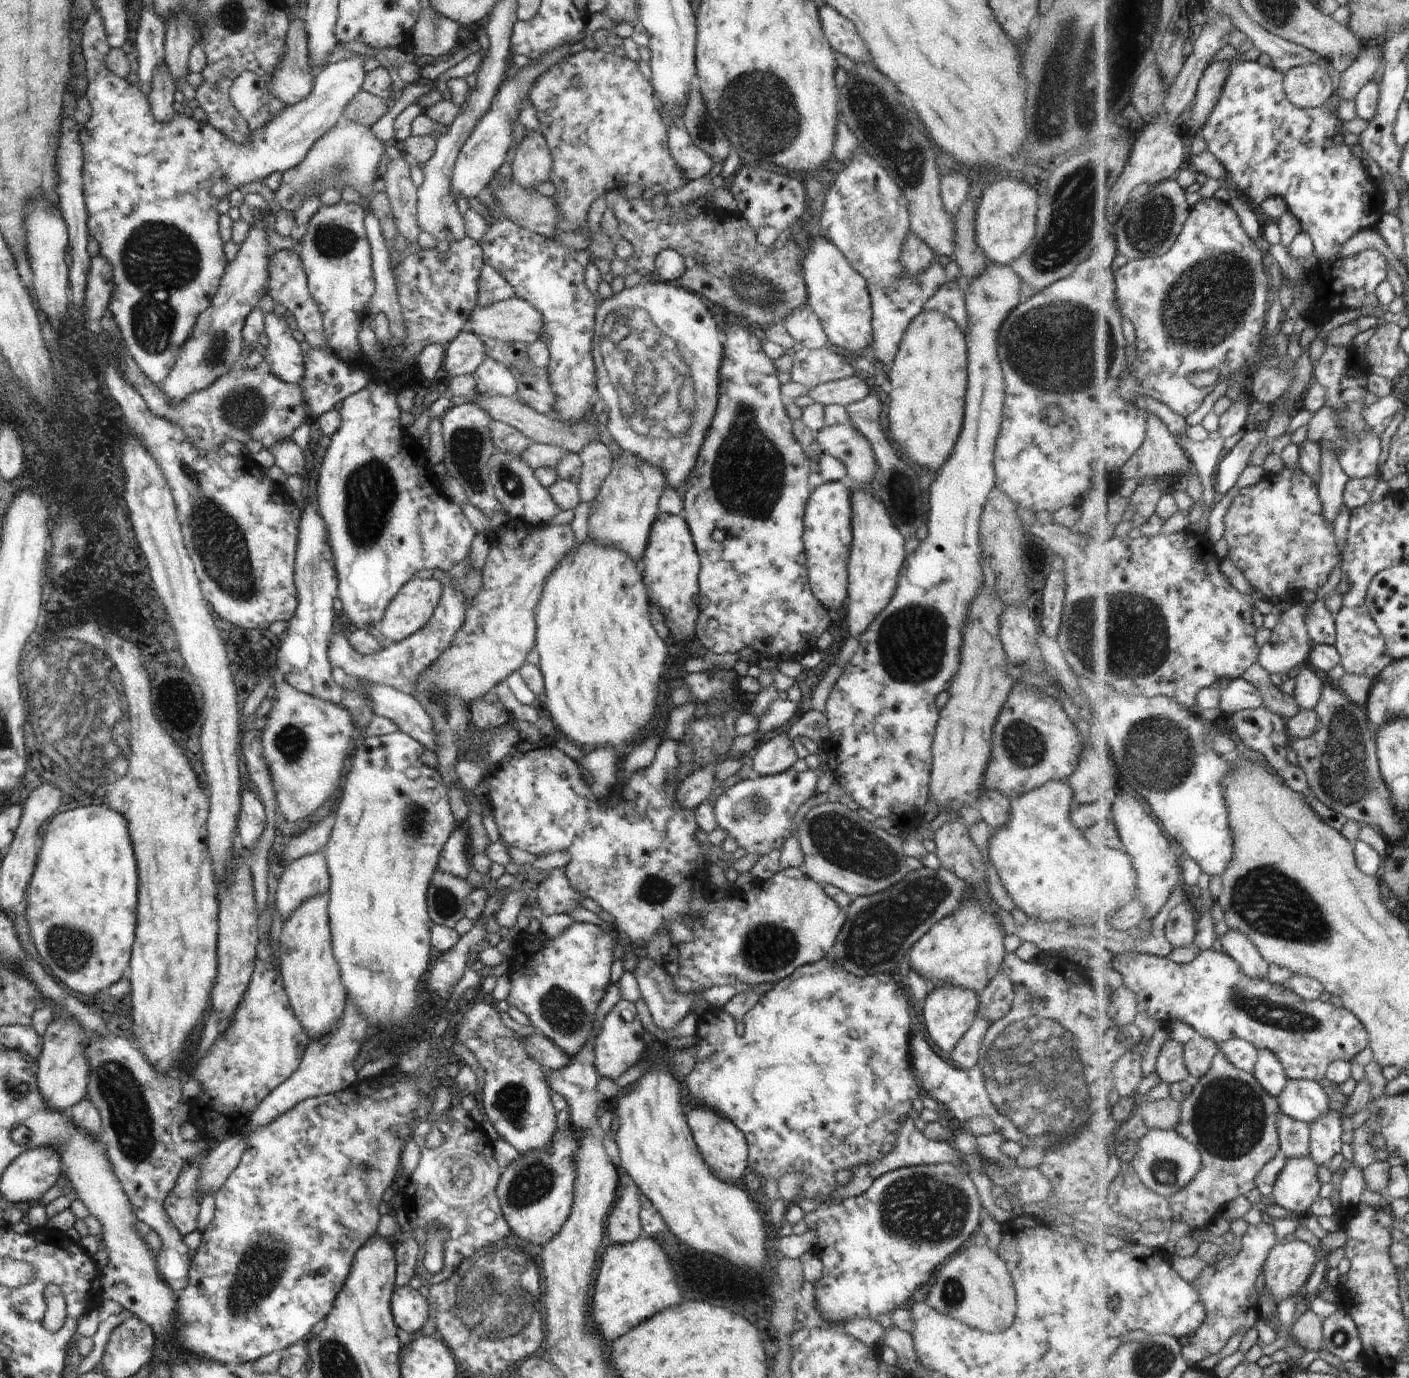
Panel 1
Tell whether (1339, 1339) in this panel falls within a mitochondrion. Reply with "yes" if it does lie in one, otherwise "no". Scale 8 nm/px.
yes

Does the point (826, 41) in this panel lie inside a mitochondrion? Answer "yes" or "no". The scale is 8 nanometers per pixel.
no

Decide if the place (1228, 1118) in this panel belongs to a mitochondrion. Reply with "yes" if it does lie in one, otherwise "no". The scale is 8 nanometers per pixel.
yes

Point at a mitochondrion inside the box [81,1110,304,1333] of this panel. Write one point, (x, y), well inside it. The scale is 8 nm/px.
(263, 1264)

